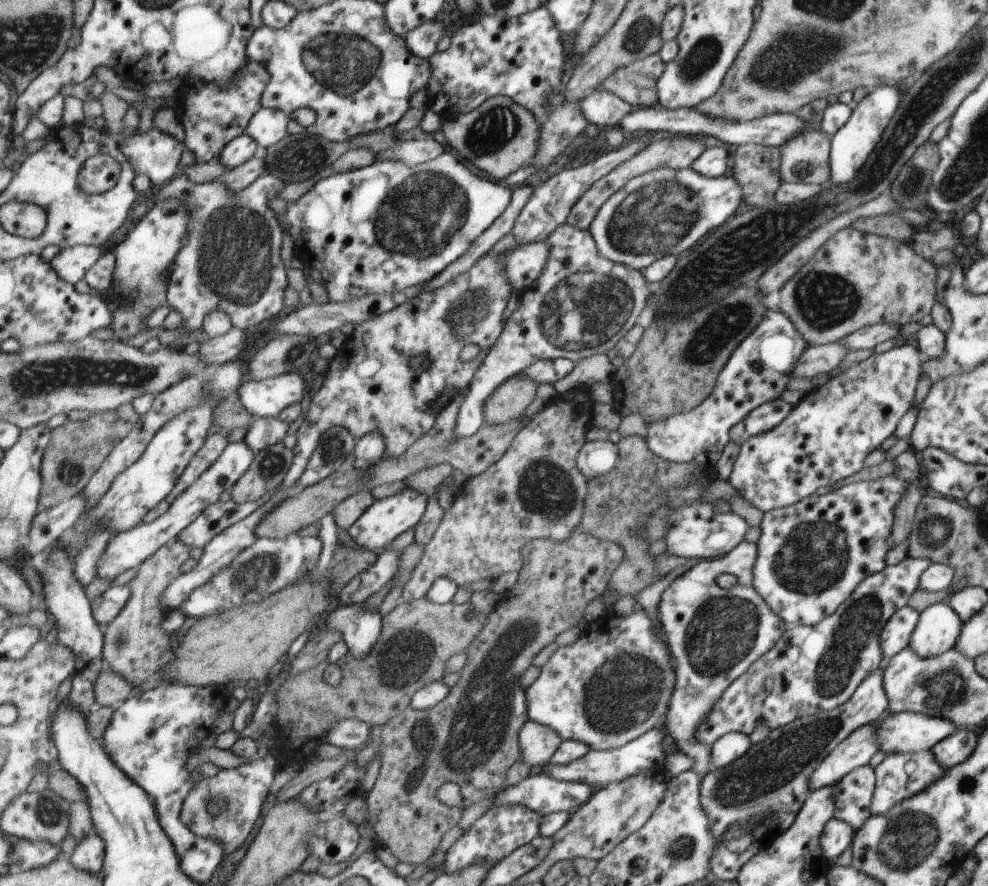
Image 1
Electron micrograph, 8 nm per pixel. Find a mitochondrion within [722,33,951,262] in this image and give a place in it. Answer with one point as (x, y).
(913, 180)

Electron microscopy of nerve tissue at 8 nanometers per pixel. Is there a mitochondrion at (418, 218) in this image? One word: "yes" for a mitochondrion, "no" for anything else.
yes

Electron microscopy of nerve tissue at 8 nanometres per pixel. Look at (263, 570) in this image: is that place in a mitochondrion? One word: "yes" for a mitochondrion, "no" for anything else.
yes

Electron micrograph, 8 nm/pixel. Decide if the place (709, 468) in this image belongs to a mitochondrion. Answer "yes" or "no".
no

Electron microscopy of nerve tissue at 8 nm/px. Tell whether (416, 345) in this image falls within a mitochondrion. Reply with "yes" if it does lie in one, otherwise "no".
no

